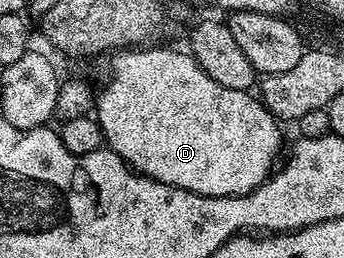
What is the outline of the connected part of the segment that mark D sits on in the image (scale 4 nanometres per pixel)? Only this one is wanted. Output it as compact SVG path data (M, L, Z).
M127 48L116 53L111 62L111 79L103 91L98 91L93 102L93 114L97 119L99 128L103 133L104 143L117 156L131 167L137 174L144 174L146 178L165 184L176 186L182 190L188 190L201 196L217 196L218 198L234 198L240 194L253 192L267 178L271 177L276 169L275 157L279 154L279 145L283 142L283 134L279 131L280 123L275 116L270 114L267 107L263 105L258 97L250 98L252 95L246 90L234 90L217 84L195 63L190 53L179 50L151 50L155 48Z

